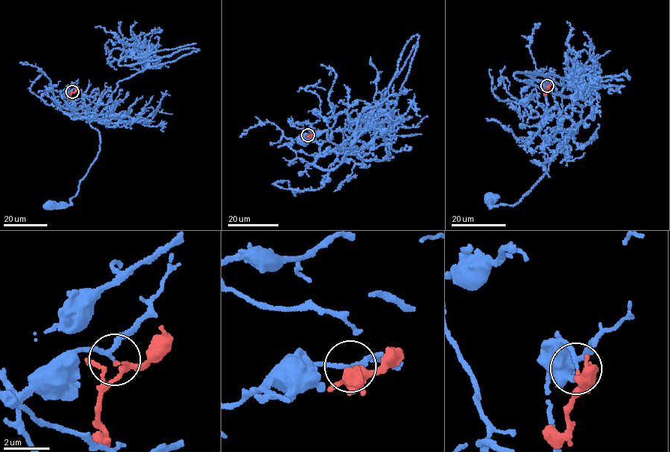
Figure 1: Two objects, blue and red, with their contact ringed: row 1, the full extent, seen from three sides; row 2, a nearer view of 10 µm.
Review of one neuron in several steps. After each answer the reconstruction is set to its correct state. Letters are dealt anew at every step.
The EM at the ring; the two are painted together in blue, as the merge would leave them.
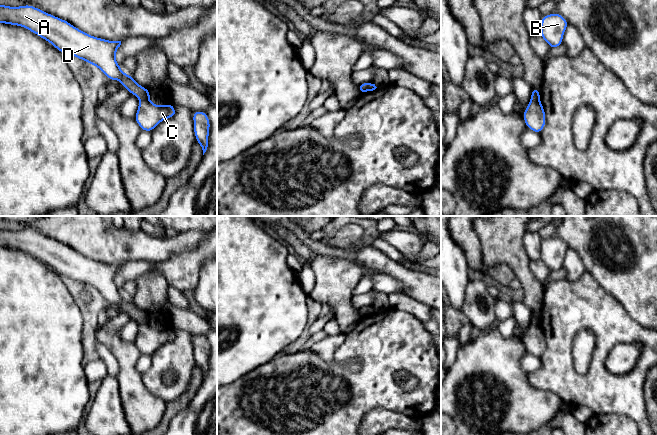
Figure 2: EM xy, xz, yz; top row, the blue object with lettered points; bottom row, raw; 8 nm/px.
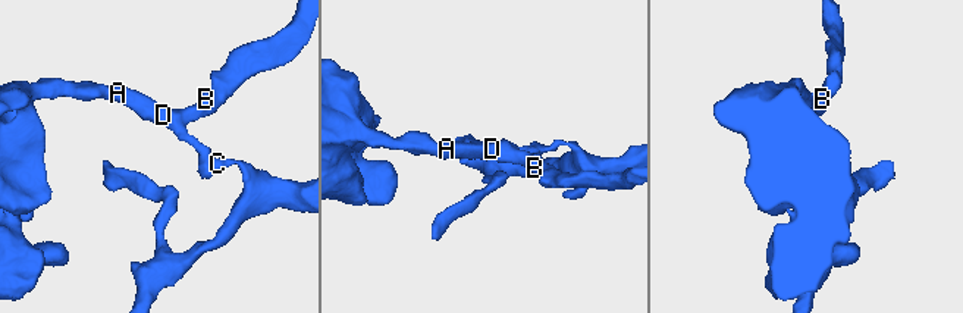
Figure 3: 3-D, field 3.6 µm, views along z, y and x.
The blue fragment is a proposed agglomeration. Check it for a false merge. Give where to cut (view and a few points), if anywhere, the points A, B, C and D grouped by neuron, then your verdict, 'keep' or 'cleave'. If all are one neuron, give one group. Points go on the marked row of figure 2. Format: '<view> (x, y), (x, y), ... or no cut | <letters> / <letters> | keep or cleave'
xy (148, 99), (140, 100) | A B D / C | cleave

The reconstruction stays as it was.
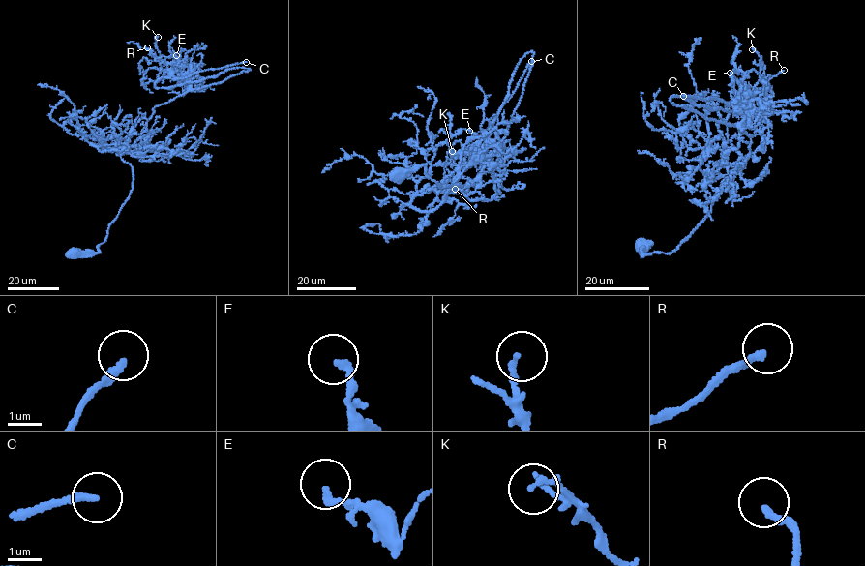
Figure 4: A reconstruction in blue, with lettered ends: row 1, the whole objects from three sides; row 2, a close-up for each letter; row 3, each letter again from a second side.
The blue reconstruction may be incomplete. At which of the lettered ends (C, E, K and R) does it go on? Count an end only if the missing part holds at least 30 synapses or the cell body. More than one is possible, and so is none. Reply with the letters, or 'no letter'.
C

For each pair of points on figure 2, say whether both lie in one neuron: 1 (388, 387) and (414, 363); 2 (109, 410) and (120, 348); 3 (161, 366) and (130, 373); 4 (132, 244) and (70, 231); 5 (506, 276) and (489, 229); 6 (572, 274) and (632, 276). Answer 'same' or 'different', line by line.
1: same
2: different
3: different
4: same
5: different
6: different

